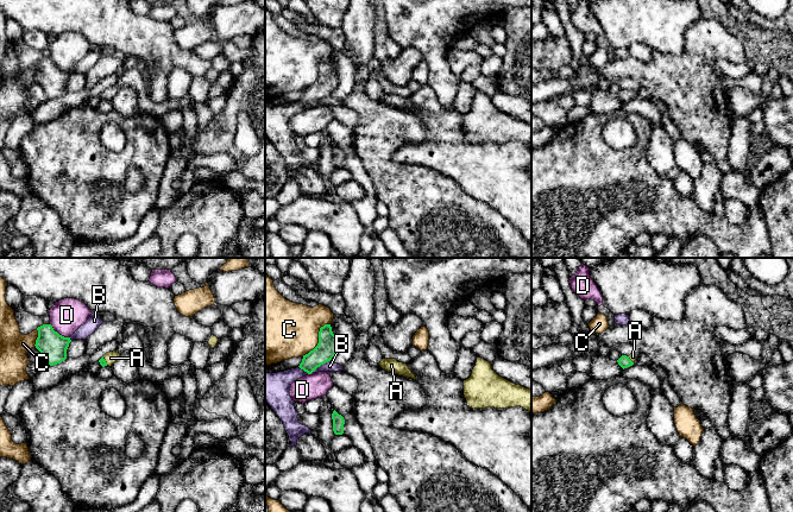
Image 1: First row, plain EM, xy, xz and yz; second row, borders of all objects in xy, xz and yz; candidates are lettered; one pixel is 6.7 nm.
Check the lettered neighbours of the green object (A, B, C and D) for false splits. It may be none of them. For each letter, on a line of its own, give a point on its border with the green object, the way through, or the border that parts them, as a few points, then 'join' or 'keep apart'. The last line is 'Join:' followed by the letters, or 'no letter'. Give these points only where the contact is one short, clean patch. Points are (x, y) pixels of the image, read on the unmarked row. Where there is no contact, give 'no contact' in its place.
A: meets green in xy at (105, 95); runs through xy (102, 95), (105, 95), (111, 92); join
B: meets green in xz at (321, 98); keep apart
C: meets green in xz at (319, 73); keep apart
D: meets green in xy at (57, 67); keep apart
Join: A

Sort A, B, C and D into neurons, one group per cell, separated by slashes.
A / B / C / D

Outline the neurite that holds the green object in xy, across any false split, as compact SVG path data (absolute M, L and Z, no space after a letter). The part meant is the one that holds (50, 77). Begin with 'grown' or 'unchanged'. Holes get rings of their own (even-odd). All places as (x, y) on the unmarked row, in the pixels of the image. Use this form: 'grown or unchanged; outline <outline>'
unchanged; outline M43 58L37 64L38 71L34 80L44 89L48 99L54 100L65 94L70 71L59 69L51 58Z

